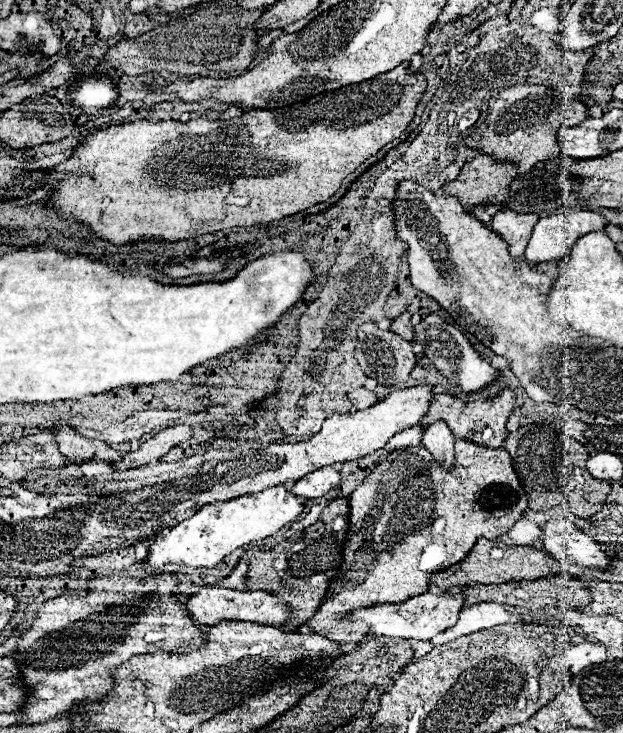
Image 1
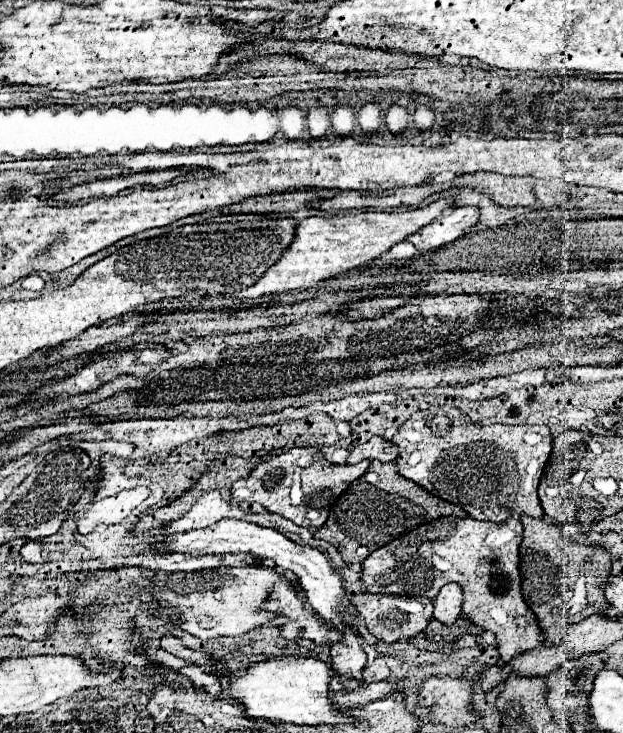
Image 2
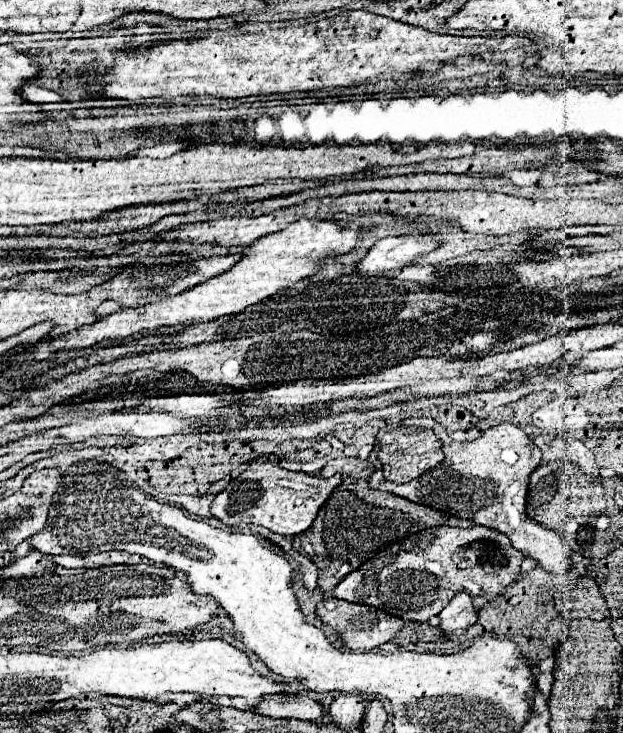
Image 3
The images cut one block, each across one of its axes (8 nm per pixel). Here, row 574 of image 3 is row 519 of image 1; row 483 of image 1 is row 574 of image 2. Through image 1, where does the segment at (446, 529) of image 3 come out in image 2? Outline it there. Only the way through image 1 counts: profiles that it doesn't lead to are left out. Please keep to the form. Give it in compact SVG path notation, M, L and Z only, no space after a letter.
M470 516L438 518L374 550L362 562L362 582L366 592L426 596L432 600L444 584L460 584L464 590L466 618L470 618L482 630L494 632L498 652L502 660L508 662L512 656L544 644L536 616L520 592L520 540L522 522L518 516L510 516L510 520L502 524L474 520Z

